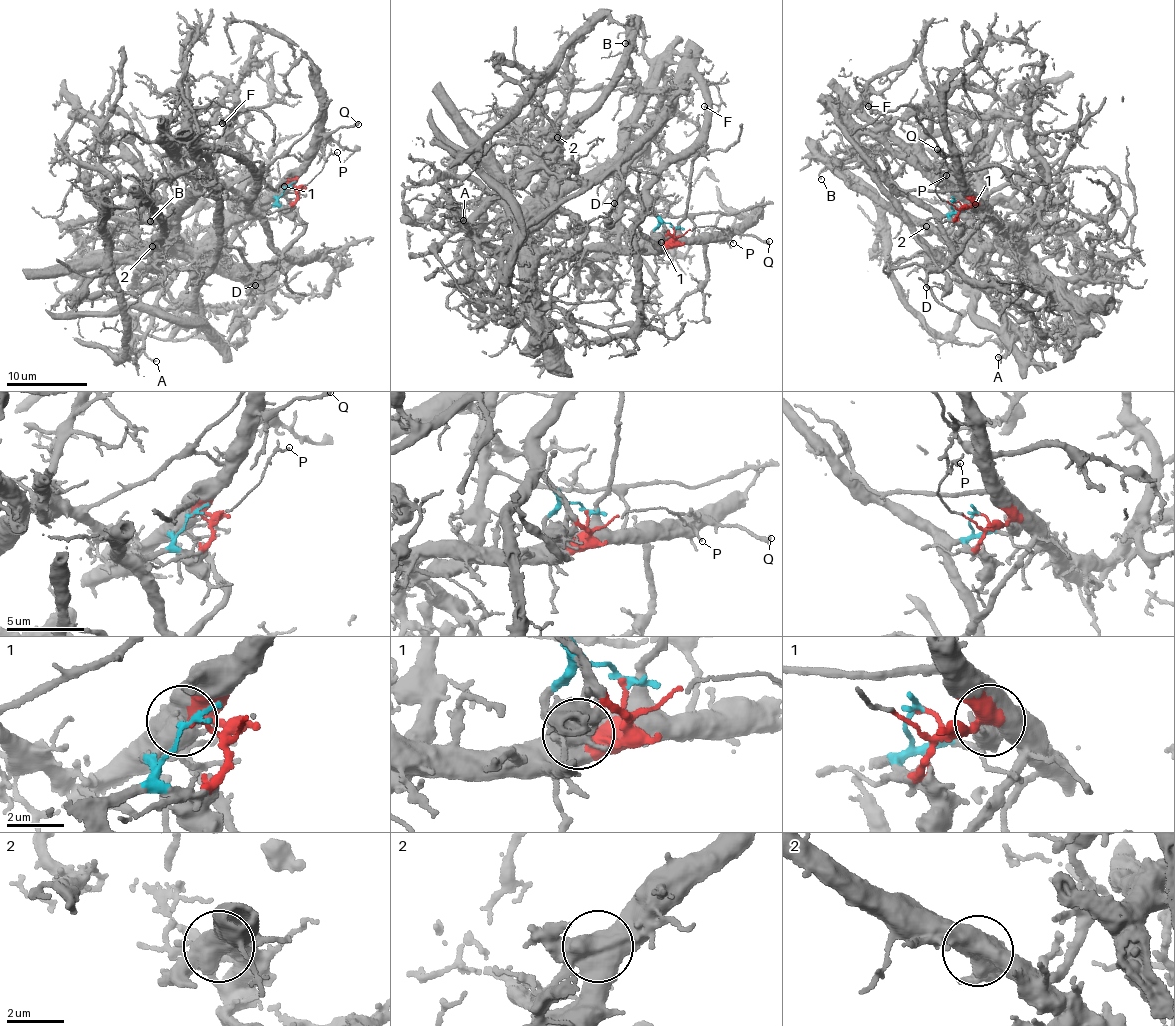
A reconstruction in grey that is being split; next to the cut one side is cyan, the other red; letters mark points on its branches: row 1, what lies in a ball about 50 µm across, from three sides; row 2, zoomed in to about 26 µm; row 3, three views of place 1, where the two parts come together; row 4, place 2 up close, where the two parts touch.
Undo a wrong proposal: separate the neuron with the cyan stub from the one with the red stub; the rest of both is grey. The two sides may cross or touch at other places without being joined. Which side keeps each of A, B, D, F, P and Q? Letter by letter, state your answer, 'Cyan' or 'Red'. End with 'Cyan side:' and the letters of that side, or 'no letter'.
A: Red
B: Cyan
D: Cyan
F: Cyan
P: Red
Q: Red
Cyan side: B, D, F

